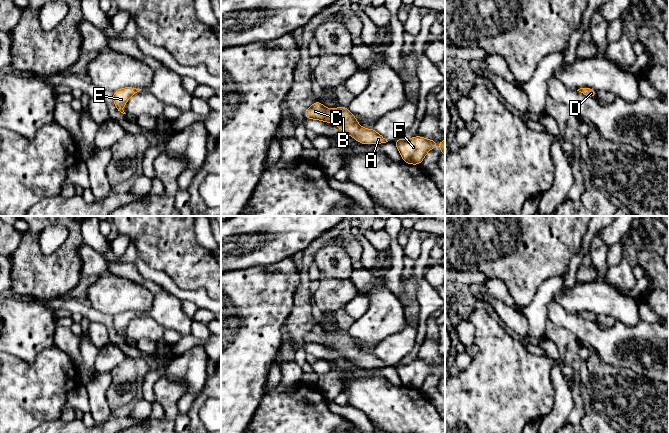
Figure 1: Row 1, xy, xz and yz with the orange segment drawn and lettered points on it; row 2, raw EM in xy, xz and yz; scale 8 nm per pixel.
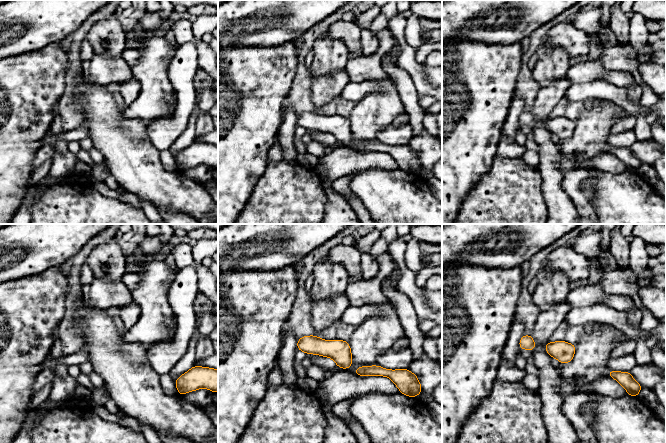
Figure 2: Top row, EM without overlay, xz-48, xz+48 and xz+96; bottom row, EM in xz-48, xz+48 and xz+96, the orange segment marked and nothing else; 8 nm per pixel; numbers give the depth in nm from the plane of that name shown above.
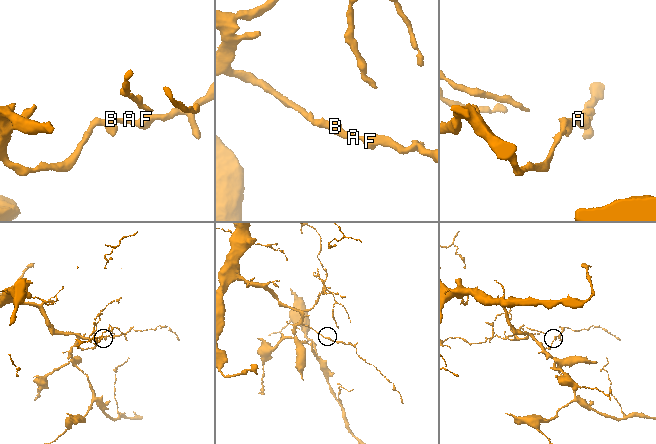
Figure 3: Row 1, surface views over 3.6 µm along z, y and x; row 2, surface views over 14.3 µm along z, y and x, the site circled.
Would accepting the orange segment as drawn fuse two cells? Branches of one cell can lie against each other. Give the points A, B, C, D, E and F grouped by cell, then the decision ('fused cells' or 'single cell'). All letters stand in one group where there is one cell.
A B C D E F | single cell

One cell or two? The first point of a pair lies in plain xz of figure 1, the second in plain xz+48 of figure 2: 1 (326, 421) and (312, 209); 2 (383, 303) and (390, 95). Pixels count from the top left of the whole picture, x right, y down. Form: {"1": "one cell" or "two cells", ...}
{"1": "one cell", "2": "one cell"}

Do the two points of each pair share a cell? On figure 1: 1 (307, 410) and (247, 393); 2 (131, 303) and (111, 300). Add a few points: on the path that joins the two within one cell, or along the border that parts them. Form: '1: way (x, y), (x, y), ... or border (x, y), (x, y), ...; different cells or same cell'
1: border (265, 391), (251, 418); different cells
2: way (126, 300), (116, 300); same cell

